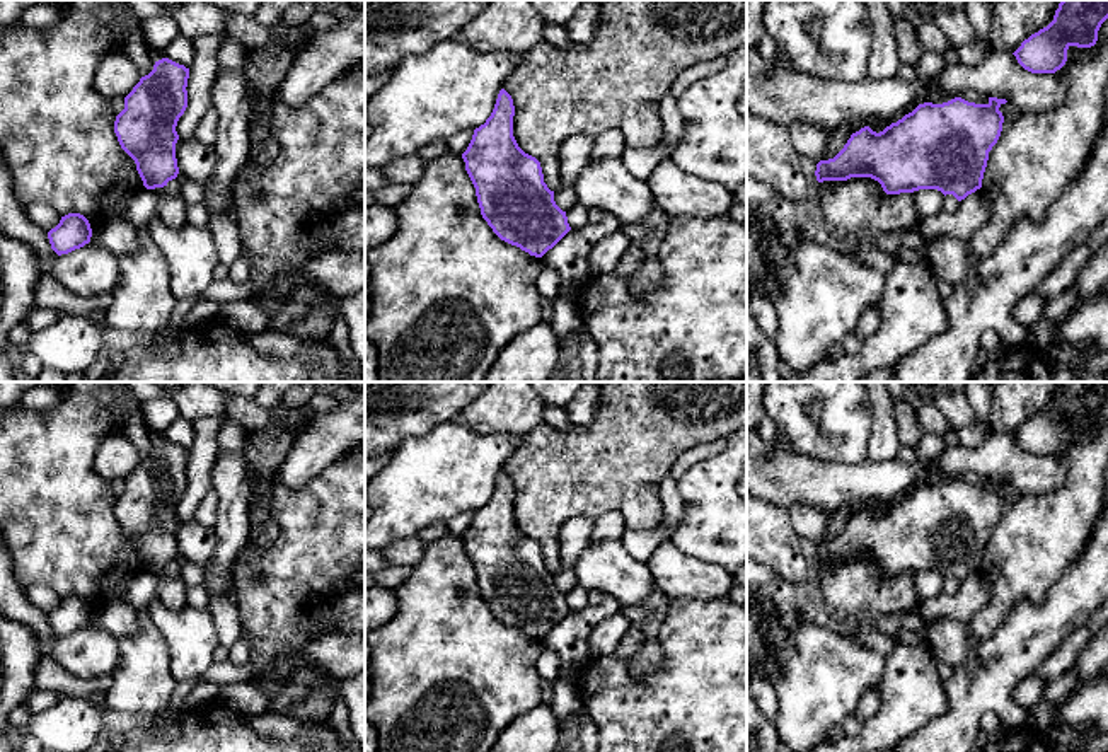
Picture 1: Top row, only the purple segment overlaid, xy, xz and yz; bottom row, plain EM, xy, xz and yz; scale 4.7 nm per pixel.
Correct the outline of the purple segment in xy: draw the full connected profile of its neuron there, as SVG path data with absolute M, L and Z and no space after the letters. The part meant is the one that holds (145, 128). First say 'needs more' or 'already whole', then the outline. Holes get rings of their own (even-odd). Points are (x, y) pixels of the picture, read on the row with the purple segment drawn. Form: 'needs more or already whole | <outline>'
already whole | M169 58L155 61L153 70L141 77L124 97L124 109L116 116L114 133L121 148L135 160L147 189L164 188L179 174L176 159L176 131L179 118L188 107L189 68Z

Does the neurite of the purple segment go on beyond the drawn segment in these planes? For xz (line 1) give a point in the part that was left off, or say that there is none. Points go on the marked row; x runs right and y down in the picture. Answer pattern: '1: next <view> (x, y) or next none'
1: next none

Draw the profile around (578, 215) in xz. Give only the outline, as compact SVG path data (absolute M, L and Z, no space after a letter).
M576 203L571 210L566 211L568 223L574 232L585 232L588 227L588 210Z

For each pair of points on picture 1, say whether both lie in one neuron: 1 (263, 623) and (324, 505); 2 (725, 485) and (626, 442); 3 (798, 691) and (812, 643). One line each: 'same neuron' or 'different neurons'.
1: same neuron
2: different neurons
3: same neuron

